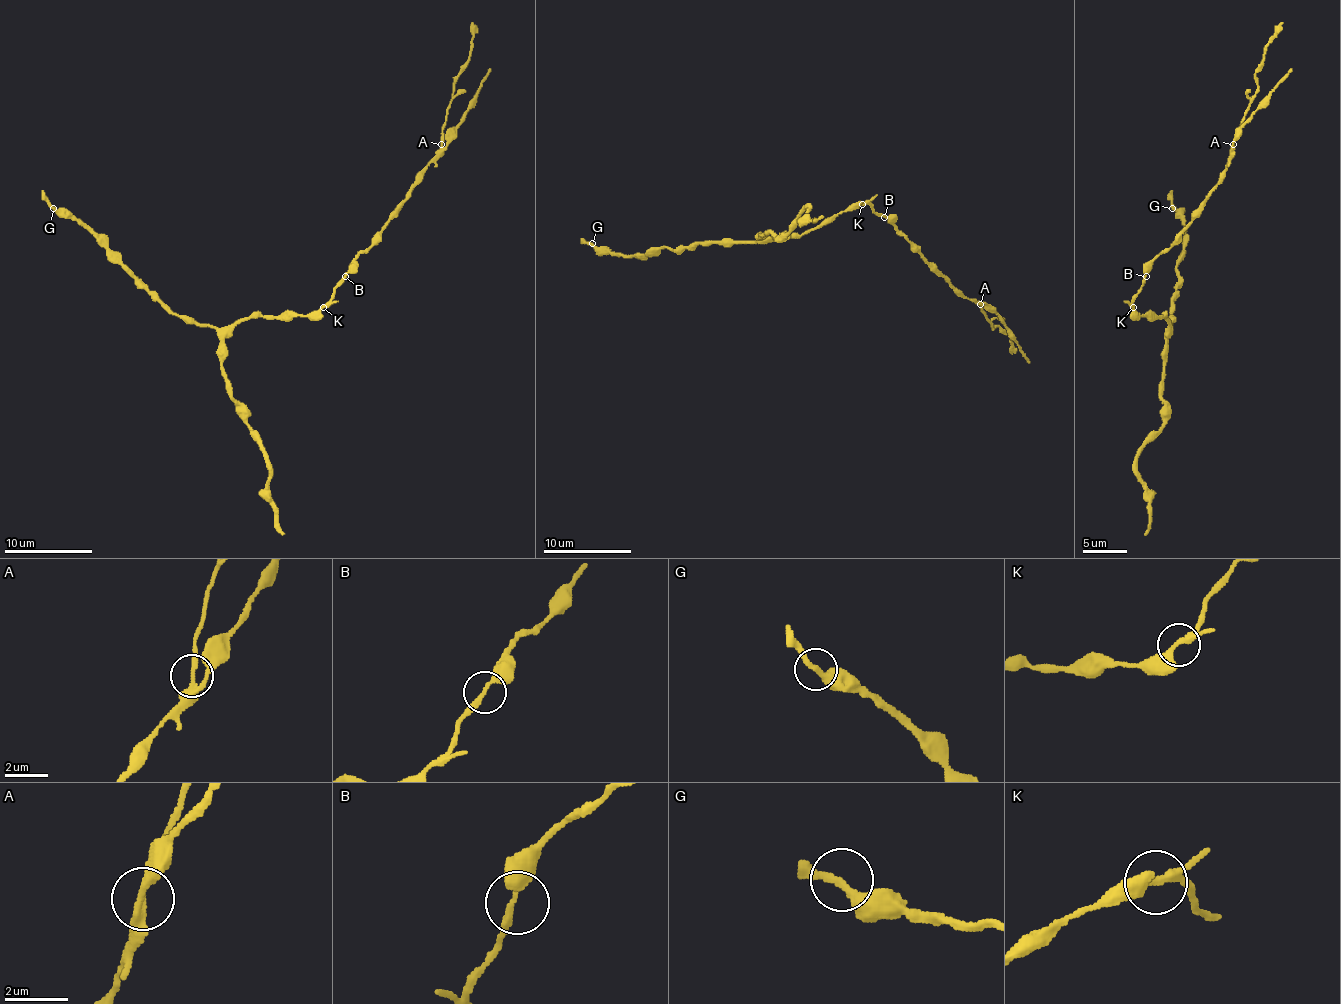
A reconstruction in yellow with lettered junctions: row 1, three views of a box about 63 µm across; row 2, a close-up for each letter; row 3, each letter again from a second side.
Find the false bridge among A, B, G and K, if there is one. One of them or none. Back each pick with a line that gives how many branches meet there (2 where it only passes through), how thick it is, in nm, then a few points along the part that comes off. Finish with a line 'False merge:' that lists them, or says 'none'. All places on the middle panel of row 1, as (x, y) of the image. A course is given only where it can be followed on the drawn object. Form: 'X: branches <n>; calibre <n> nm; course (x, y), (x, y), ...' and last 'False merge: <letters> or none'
A: branches 3; calibre 220 nm; course (980, 305), (994, 329), (998, 327), (1009, 336), (1011, 353)
False merge: A

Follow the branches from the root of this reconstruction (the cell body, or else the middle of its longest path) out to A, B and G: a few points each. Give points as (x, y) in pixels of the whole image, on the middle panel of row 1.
A: (871, 206), (875, 213), (886, 217), (963, 296), (980, 305)
B: (871, 206), (884, 217)
G: (871, 206), (851, 206), (774, 241), (695, 241), (627, 257), (592, 243)

